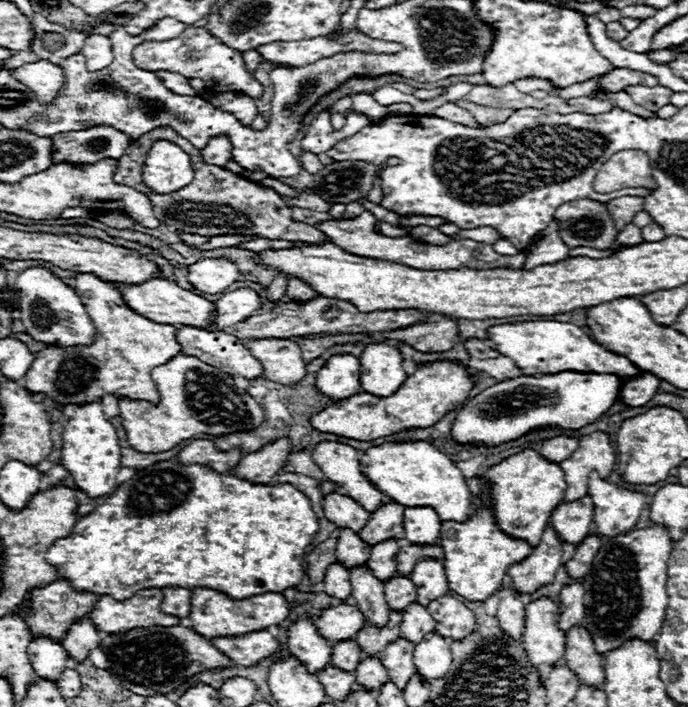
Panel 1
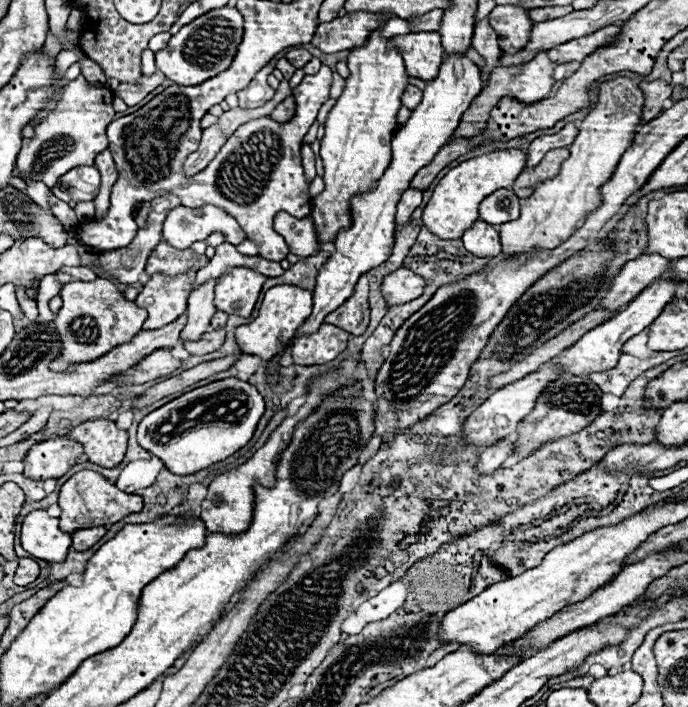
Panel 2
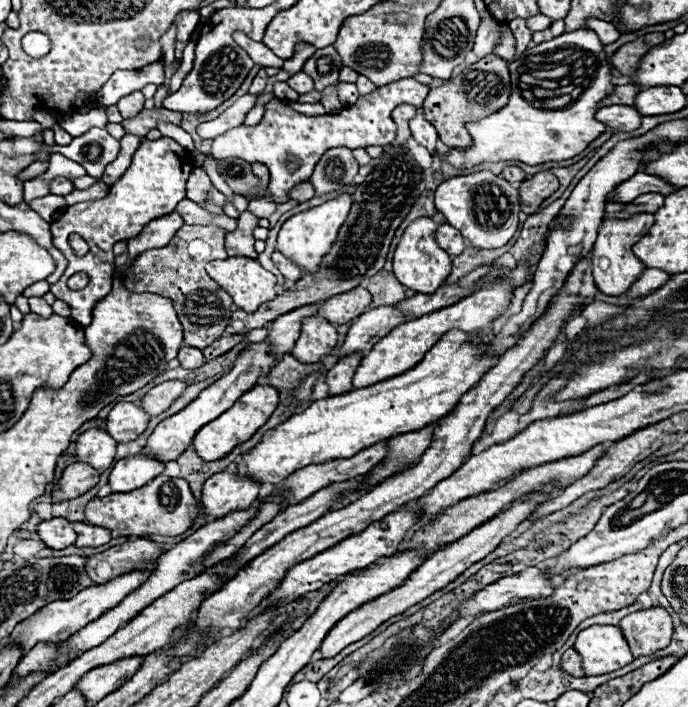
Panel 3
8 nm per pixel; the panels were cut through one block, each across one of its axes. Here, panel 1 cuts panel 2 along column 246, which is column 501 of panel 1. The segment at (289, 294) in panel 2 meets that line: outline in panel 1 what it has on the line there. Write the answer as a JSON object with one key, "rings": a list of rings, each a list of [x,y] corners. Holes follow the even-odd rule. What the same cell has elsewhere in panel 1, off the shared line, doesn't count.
{"rings":[[[538,320],[538,322],[516,322],[516,324],[500,324],[488,328],[488,340],[496,346],[502,356],[508,356],[516,362],[522,374],[558,374],[558,372],[598,372],[598,374],[616,374],[618,378],[638,376],[640,368],[636,368],[624,356],[604,350],[596,344],[582,328],[570,322],[556,320]]]}

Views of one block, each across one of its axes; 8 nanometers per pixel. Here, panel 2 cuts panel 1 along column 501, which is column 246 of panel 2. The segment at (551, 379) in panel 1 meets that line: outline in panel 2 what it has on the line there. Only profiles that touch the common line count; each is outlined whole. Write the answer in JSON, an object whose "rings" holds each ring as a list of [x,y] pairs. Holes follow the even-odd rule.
{"rings":[[[224,378],[186,392],[150,412],[138,424],[138,444],[158,456],[172,474],[188,476],[208,468],[210,464],[226,460],[246,446],[254,436],[262,414],[264,400],[252,384],[238,378]]]}

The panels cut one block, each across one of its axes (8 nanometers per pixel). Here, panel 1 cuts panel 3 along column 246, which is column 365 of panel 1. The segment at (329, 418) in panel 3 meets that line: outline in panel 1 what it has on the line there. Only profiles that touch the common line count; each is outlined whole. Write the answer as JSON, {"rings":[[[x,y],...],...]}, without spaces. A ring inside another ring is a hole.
{"rings":[[[426,440],[386,442],[382,446],[372,446],[360,458],[360,470],[380,492],[406,508],[432,506],[440,520],[462,522],[470,516],[472,498],[464,482],[464,474],[448,456]]]}

